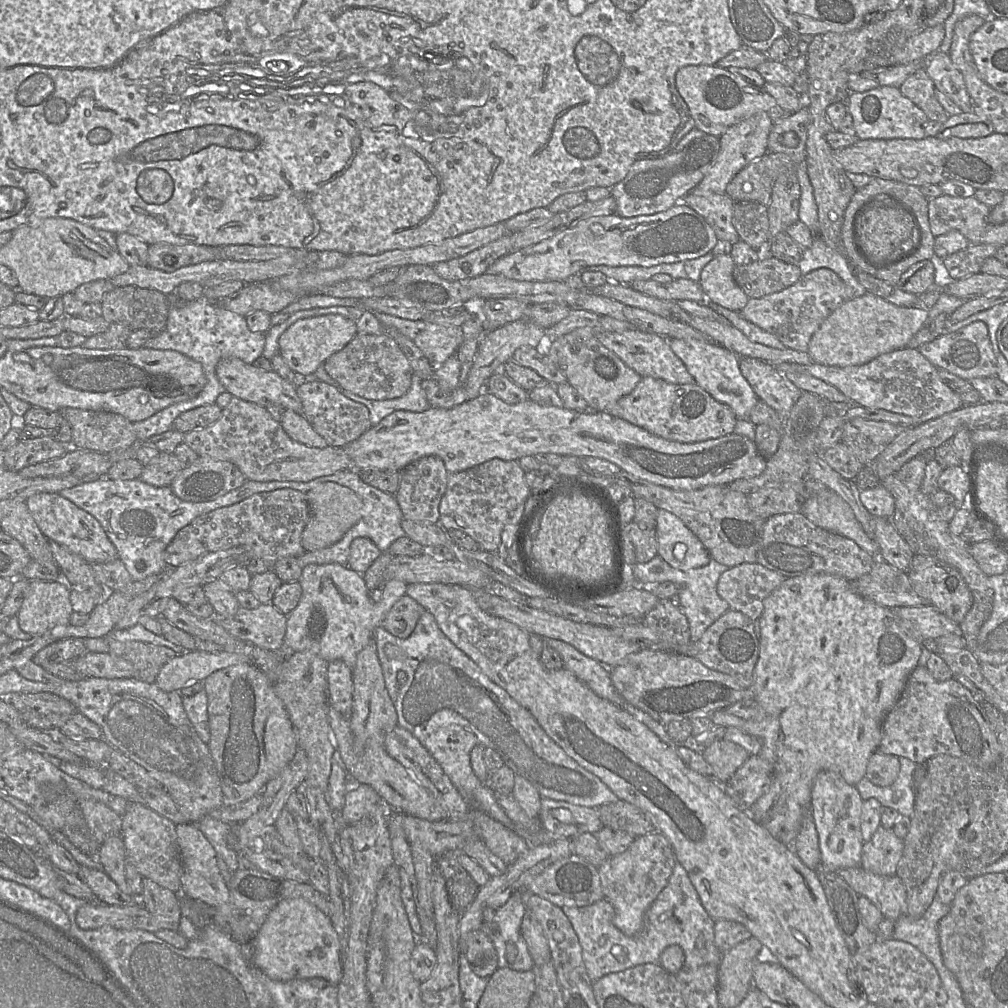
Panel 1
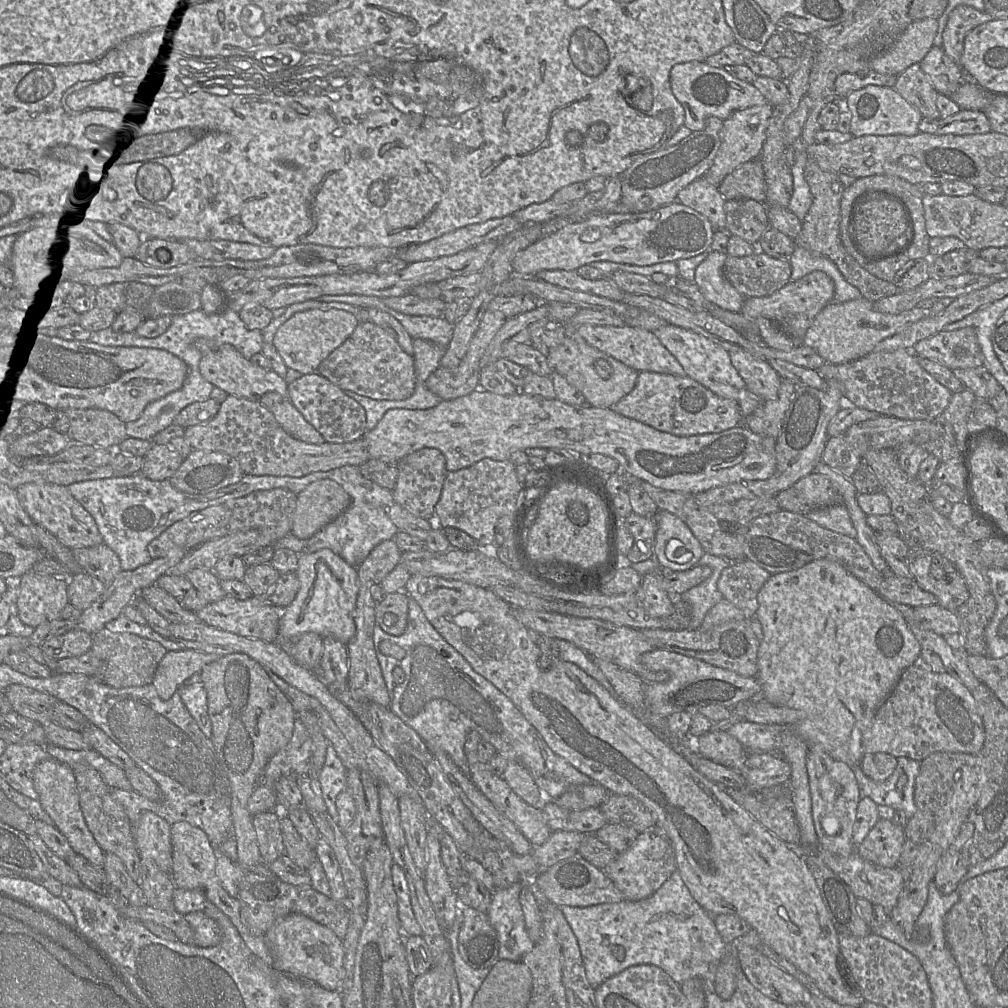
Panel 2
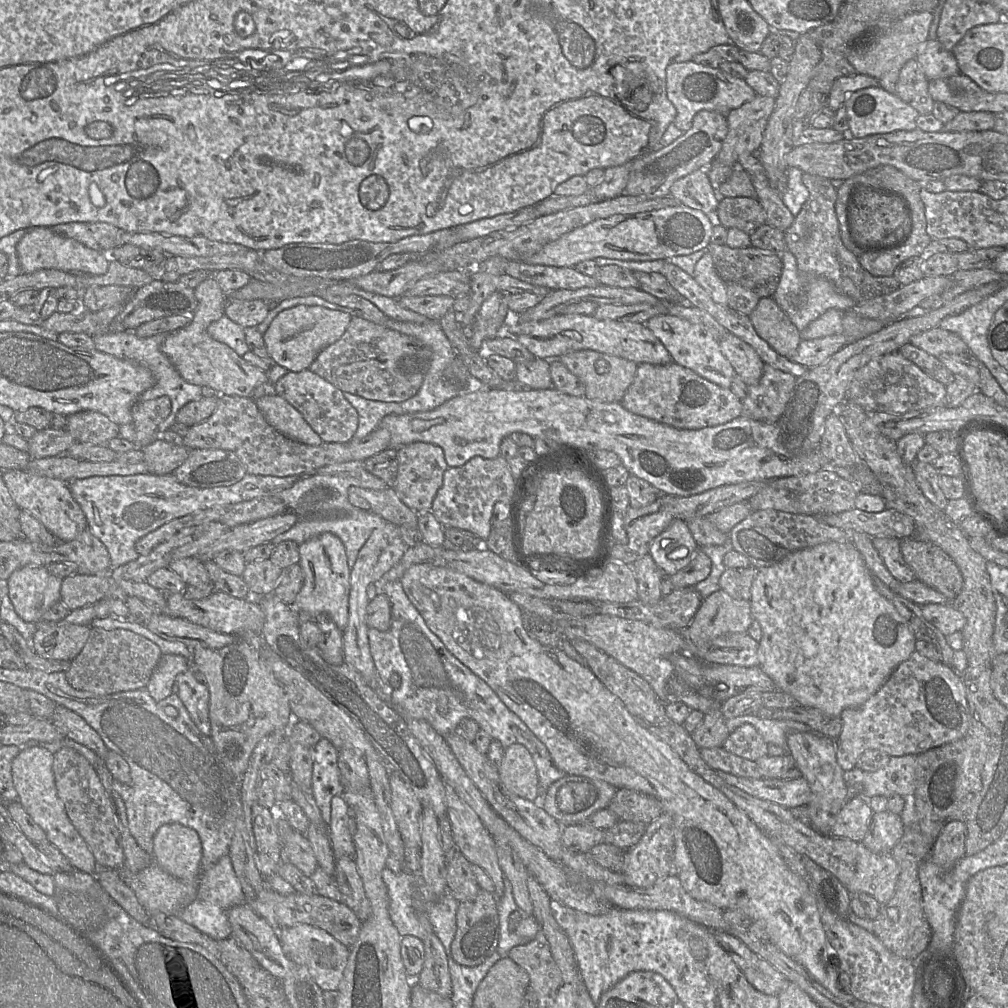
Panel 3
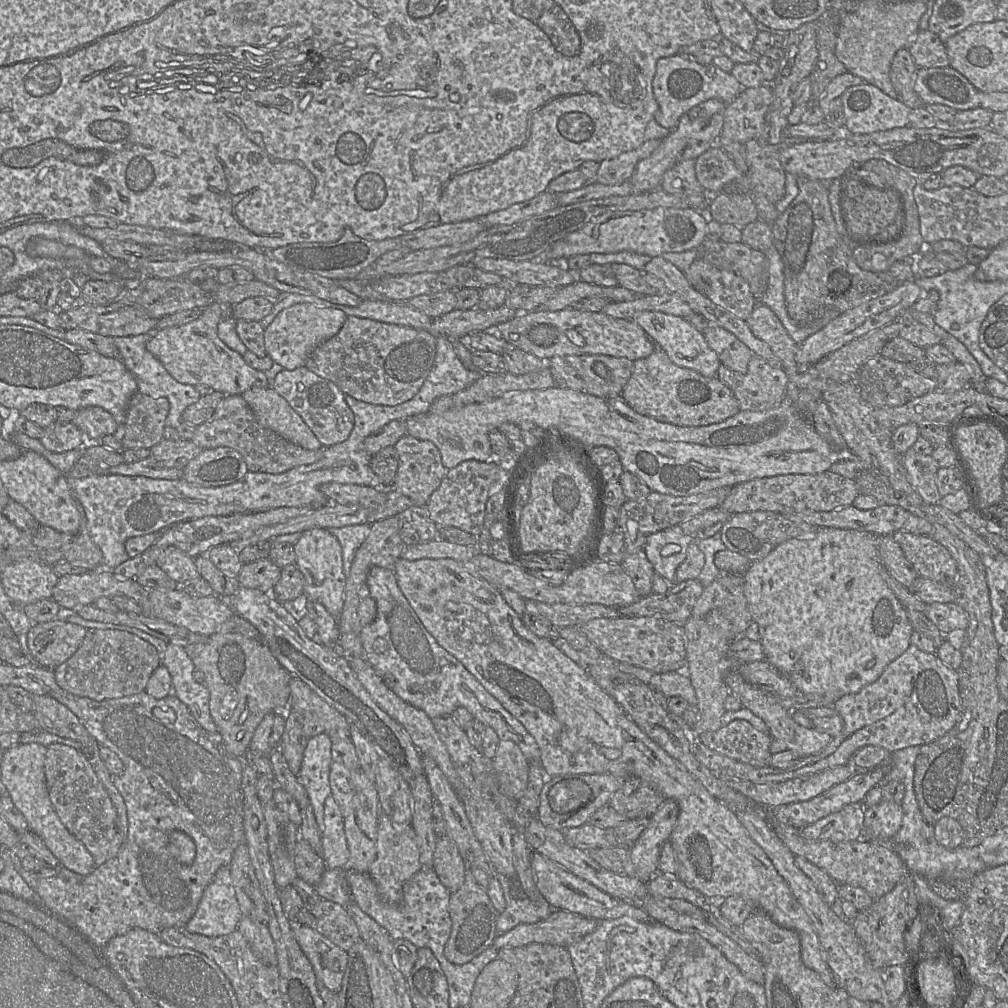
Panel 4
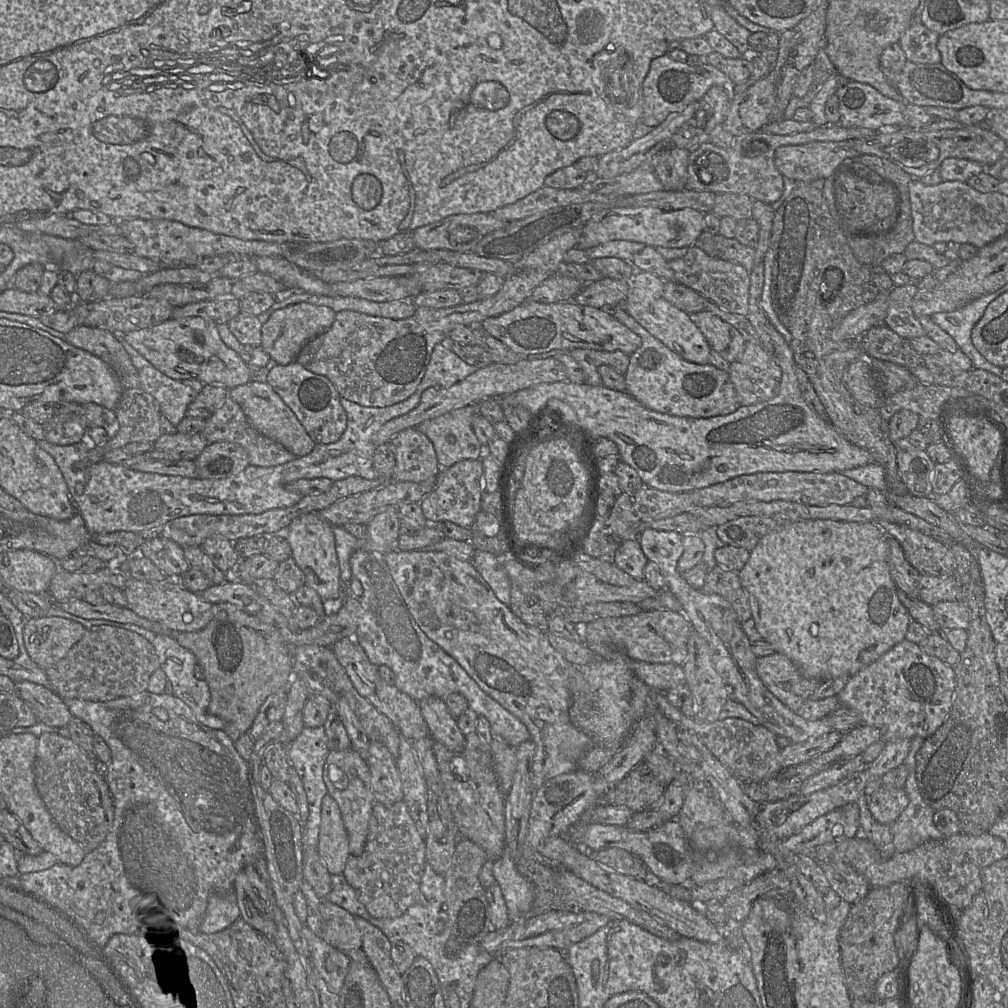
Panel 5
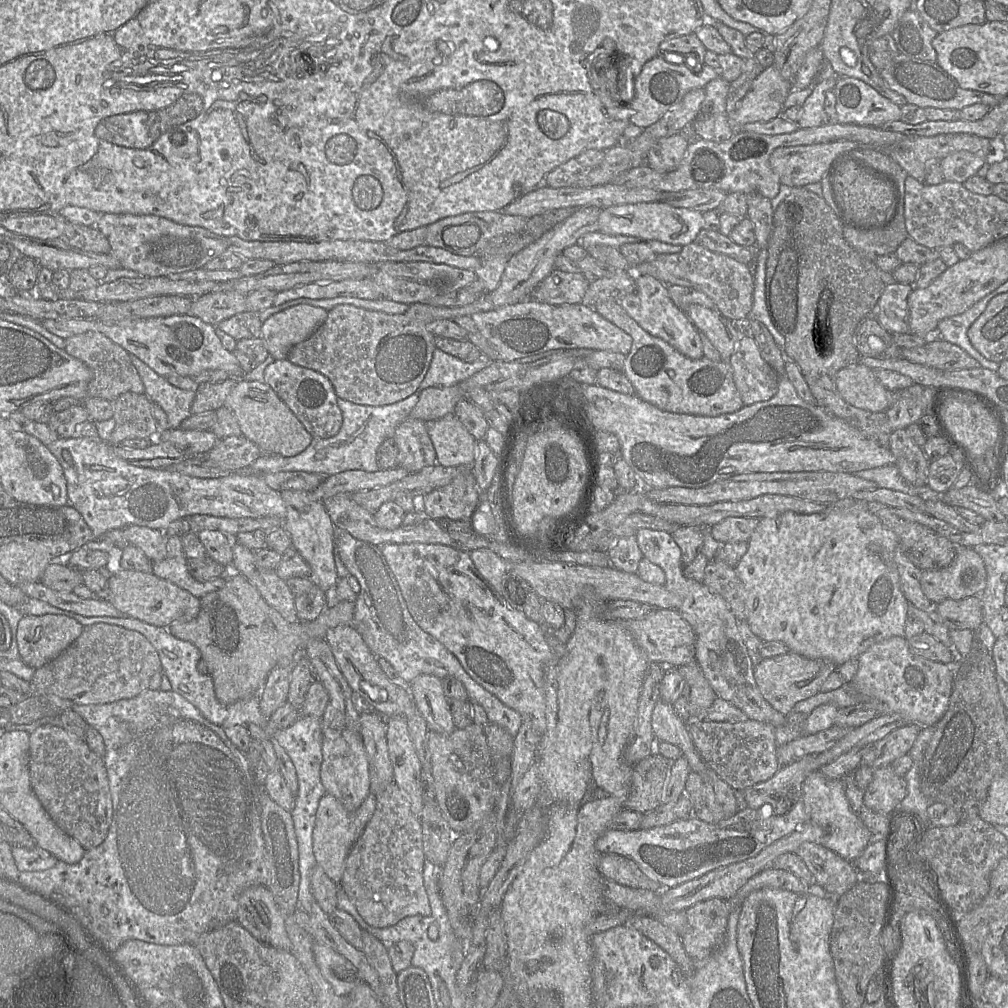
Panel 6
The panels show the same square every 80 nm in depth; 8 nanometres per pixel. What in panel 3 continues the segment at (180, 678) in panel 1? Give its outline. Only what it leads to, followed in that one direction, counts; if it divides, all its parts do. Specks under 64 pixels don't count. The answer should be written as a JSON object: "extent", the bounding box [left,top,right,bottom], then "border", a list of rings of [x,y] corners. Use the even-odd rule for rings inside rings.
{"extent":[146,655,190,702],"border":[[[162,655],[146,686],[154,700],[160,702],[170,696],[177,675],[185,672],[190,666],[190,661],[182,655]]]}

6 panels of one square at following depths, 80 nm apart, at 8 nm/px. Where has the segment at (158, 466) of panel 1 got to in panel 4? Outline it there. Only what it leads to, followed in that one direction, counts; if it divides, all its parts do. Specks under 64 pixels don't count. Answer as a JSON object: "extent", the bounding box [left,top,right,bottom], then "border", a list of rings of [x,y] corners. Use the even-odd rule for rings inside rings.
{"extent":[150,439,202,469],"border":[[[162,439],[152,446],[150,456],[167,468],[183,469],[202,449],[192,440],[170,441]]]}

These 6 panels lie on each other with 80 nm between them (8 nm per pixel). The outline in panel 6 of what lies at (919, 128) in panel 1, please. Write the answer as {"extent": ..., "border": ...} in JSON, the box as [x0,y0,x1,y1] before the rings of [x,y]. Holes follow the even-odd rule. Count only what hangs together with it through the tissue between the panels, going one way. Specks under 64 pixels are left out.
{"extent":[833,77,901,127],"border":[[[840,77],[833,88],[833,92],[836,96],[836,122],[840,124],[879,127],[885,123],[900,120],[901,107],[861,80]]]}

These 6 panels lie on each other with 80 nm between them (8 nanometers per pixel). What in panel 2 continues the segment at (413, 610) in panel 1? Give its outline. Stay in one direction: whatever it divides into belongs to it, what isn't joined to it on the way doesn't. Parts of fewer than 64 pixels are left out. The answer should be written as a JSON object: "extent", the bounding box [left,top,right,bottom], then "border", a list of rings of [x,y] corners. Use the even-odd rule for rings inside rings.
{"extent":[375,592,409,636],"border":[[[406,592],[384,595],[375,608],[376,624],[387,634],[400,636],[408,622],[409,596]]]}

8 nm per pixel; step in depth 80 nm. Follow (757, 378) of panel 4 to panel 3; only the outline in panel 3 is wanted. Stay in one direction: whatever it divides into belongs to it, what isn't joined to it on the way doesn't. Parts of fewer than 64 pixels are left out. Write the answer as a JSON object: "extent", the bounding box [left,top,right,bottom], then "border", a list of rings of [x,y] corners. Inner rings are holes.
{"extent":[741,363,796,423],"border":[[[764,363],[763,374],[757,384],[747,387],[747,394],[741,400],[741,416],[765,423],[776,423],[782,416],[796,378]]]}

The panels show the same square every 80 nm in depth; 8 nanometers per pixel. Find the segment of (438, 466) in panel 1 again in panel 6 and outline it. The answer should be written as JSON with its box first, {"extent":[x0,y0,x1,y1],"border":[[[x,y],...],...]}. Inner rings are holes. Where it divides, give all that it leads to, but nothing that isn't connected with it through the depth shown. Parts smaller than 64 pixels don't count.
{"extent":[392,417,436,474],"border":[[[407,417],[392,436],[399,450],[399,465],[409,474],[436,464],[436,452],[426,422]]]}

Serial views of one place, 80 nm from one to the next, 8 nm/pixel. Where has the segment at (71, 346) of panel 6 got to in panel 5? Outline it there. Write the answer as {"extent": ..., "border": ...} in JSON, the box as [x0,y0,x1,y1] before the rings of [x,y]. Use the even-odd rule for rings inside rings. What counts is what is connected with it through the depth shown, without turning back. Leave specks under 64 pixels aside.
{"extent":[65,325,140,390],"border":[[[78,325],[65,334],[65,341],[102,359],[116,374],[124,390],[140,387],[137,369],[111,332]]]}

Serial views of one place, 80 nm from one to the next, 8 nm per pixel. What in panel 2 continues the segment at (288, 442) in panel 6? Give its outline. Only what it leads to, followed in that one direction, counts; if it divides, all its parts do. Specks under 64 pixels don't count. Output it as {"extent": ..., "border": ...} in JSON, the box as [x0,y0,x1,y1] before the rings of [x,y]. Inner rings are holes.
{"extent":[270,399,326,444],"border":[[[288,399],[275,404],[270,411],[283,430],[293,438],[310,444],[326,442]]]}

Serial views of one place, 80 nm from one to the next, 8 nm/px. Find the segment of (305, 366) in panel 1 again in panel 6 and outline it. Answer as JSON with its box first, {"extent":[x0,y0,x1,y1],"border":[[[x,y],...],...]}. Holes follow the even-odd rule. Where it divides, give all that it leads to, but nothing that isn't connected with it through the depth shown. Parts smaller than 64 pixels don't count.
{"extent":[261,303,328,360],"border":[[[301,303],[272,314],[261,325],[261,338],[274,360],[287,359],[290,350],[325,322],[328,311]]]}

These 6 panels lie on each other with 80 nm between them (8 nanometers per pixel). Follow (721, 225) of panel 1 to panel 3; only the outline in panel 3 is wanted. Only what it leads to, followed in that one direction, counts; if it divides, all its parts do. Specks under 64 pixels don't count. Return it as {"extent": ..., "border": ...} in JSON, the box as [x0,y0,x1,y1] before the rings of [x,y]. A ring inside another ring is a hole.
{"extent":[670,170,723,217],"border":[[[696,170],[675,181],[670,195],[681,205],[699,210],[708,217],[715,216],[719,201],[723,198],[711,185],[705,170]]]}

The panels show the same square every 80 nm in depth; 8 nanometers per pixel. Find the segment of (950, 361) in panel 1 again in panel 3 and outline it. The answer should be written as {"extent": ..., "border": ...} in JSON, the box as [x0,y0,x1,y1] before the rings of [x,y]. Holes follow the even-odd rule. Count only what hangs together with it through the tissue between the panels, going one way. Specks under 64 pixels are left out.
{"extent":[909,327,969,358],"border":[[[939,327],[912,336],[909,343],[937,358],[943,354],[969,353],[968,346],[957,334]]]}

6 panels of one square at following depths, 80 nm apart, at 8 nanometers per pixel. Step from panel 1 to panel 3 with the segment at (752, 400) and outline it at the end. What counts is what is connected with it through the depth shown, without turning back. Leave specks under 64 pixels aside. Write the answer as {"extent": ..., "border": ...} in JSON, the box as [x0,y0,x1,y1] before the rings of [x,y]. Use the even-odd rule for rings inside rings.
{"extent":[645,314,736,388],"border":[[[669,314],[653,316],[645,325],[664,345],[675,364],[688,368],[702,378],[723,388],[731,386],[736,372],[722,354],[718,340],[706,333],[700,326]]]}

